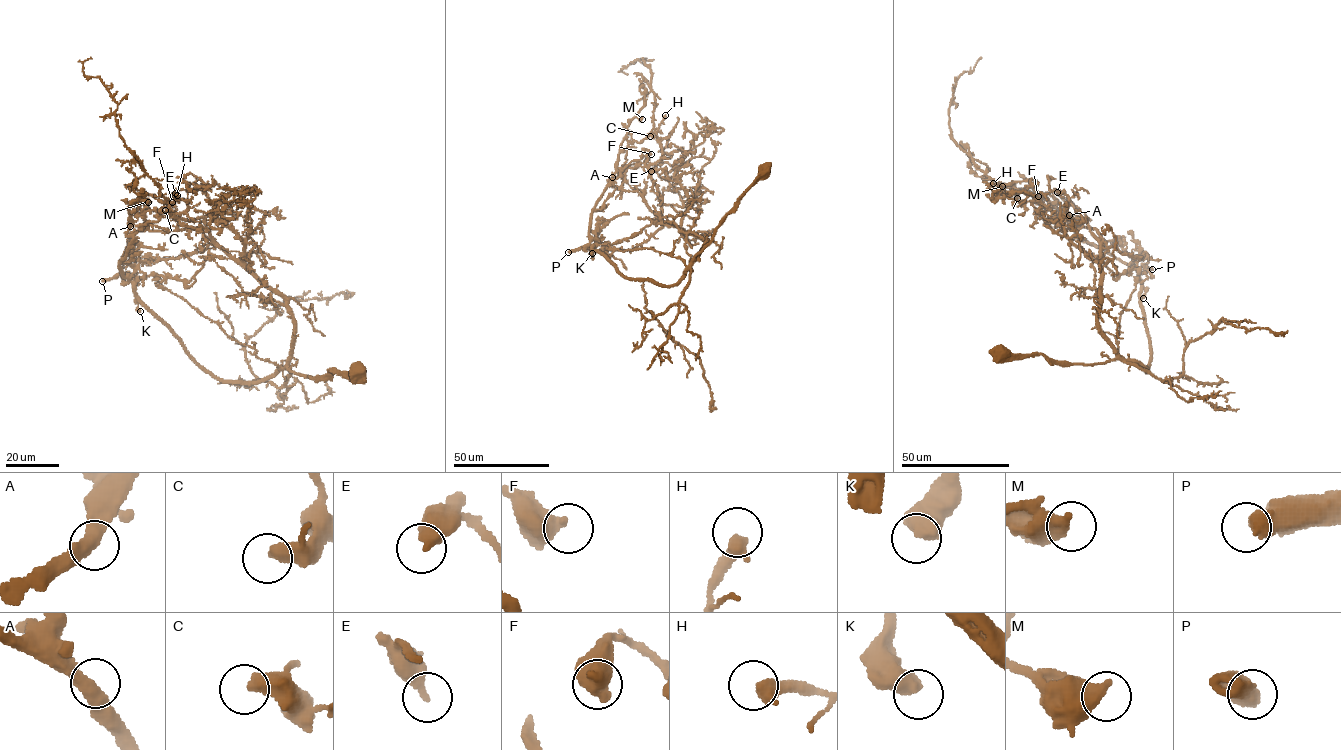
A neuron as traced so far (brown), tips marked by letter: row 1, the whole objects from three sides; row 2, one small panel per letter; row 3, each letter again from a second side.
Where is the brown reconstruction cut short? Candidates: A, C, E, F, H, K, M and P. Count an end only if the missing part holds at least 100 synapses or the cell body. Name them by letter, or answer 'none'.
P

